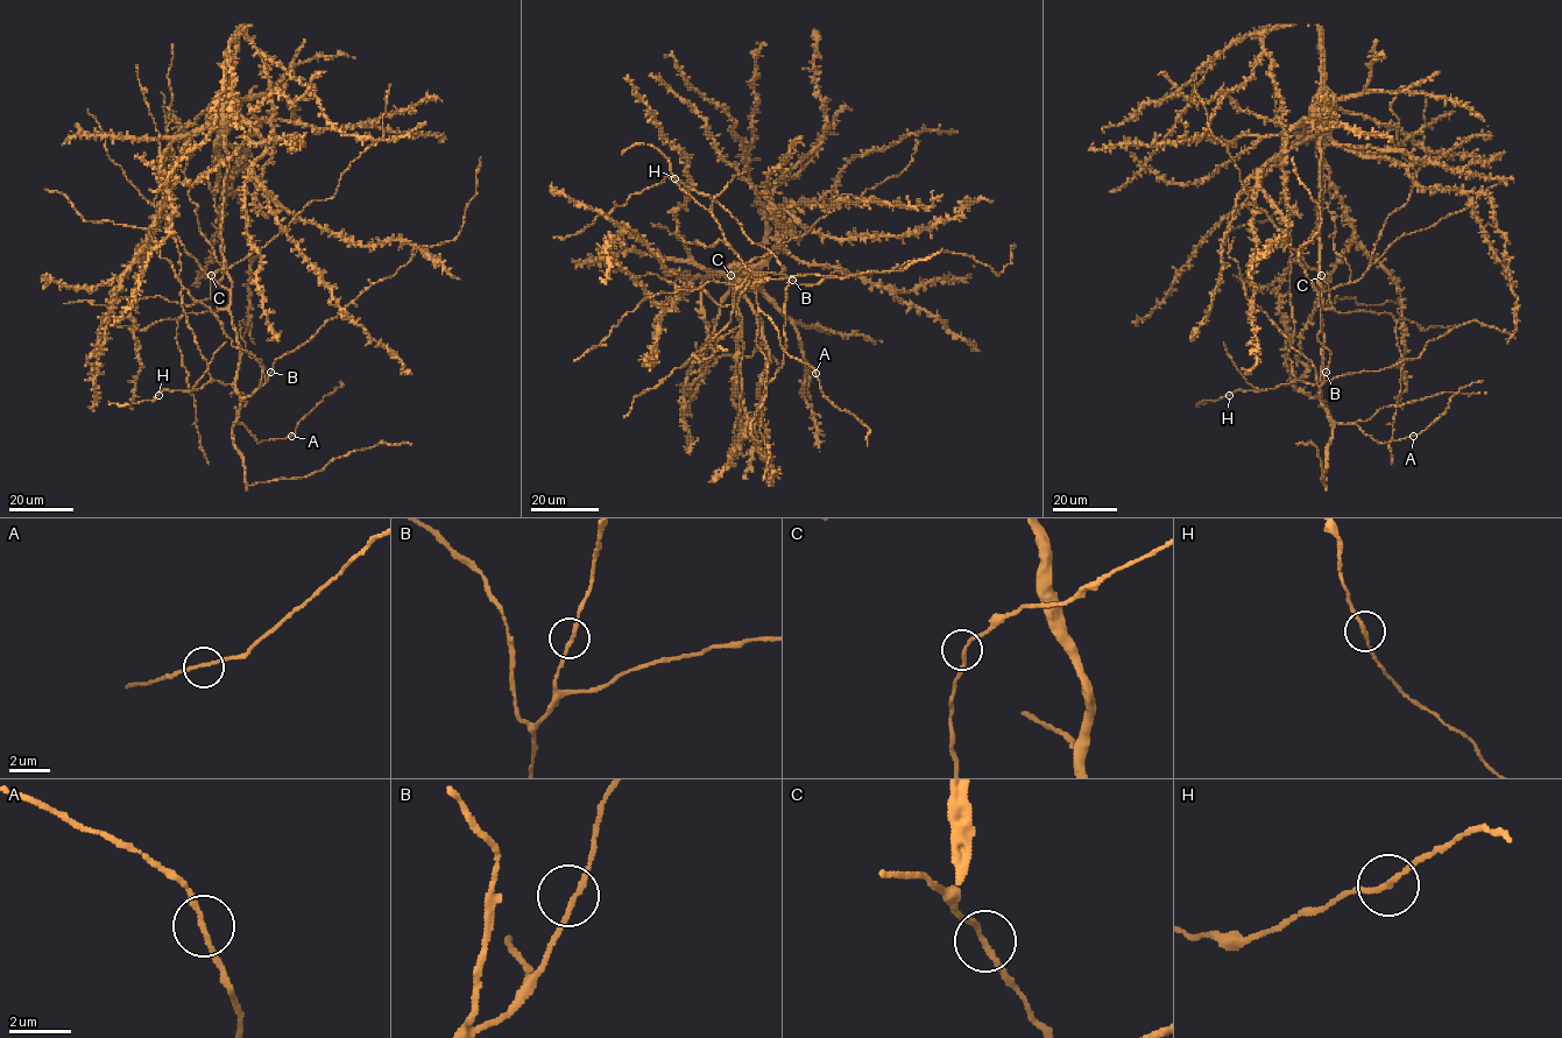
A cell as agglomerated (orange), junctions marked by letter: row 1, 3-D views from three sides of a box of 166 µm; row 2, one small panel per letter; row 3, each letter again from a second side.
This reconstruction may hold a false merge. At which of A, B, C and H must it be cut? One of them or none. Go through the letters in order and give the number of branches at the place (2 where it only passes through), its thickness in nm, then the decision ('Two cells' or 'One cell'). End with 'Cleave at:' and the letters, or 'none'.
A: Branches: 2. Thickness 160 nm. One cell
B: Branches: 2. Thickness 170 nm. One cell
C: Branches: 2. Thickness 170 nm. One cell
H: Branches: 2. Thickness 170 nm. One cell
Cleave at: none

